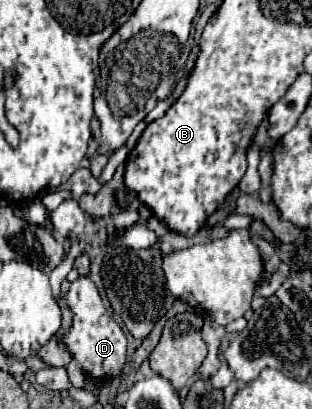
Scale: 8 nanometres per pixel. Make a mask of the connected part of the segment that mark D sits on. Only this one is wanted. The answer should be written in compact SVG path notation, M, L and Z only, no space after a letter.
M78 278L72 282L72 286L66 294L66 300L74 312L74 322L72 322L70 332L64 336L64 344L68 346L72 356L78 360L78 364L86 376L100 378L100 380L116 376L128 360L126 336L122 332L120 324L106 312L102 298L98 294L98 288L94 286L92 280Z

